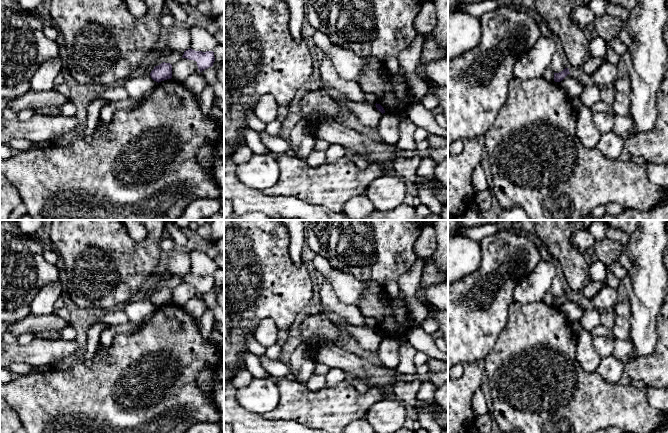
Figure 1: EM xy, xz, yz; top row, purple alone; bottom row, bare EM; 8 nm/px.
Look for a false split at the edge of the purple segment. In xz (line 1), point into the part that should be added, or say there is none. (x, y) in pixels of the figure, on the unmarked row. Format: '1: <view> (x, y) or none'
1: none

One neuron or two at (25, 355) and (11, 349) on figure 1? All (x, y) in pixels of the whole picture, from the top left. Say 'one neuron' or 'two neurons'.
one neuron

